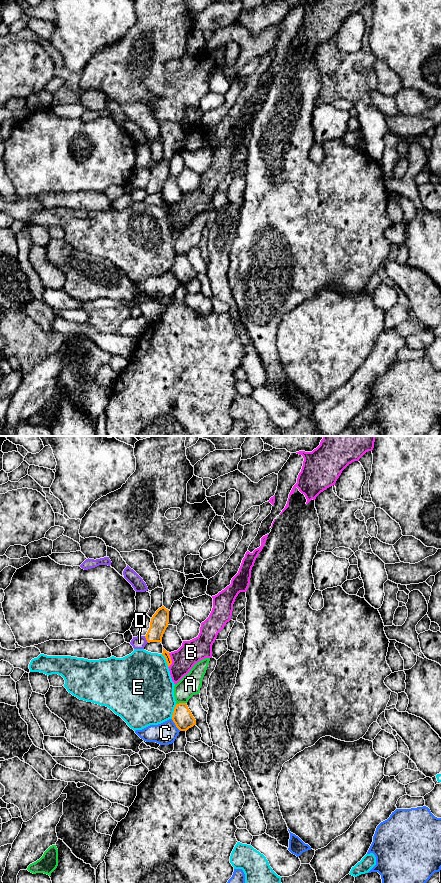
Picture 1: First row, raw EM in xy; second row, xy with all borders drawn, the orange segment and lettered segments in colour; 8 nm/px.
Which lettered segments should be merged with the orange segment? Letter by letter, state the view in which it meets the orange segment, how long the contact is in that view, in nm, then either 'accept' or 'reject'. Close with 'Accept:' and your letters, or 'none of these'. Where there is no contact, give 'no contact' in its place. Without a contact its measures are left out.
A: meets orange in xy; contact 80 nm long; reject
B: meets orange in xy; contact 120 nm long; reject
C: meets orange in xy; contact 120 nm long; reject
D: meets orange in xy; contact 70 nm long; reject
E: meets orange in xy; contact 130 nm long; reject
Accept: none of these

